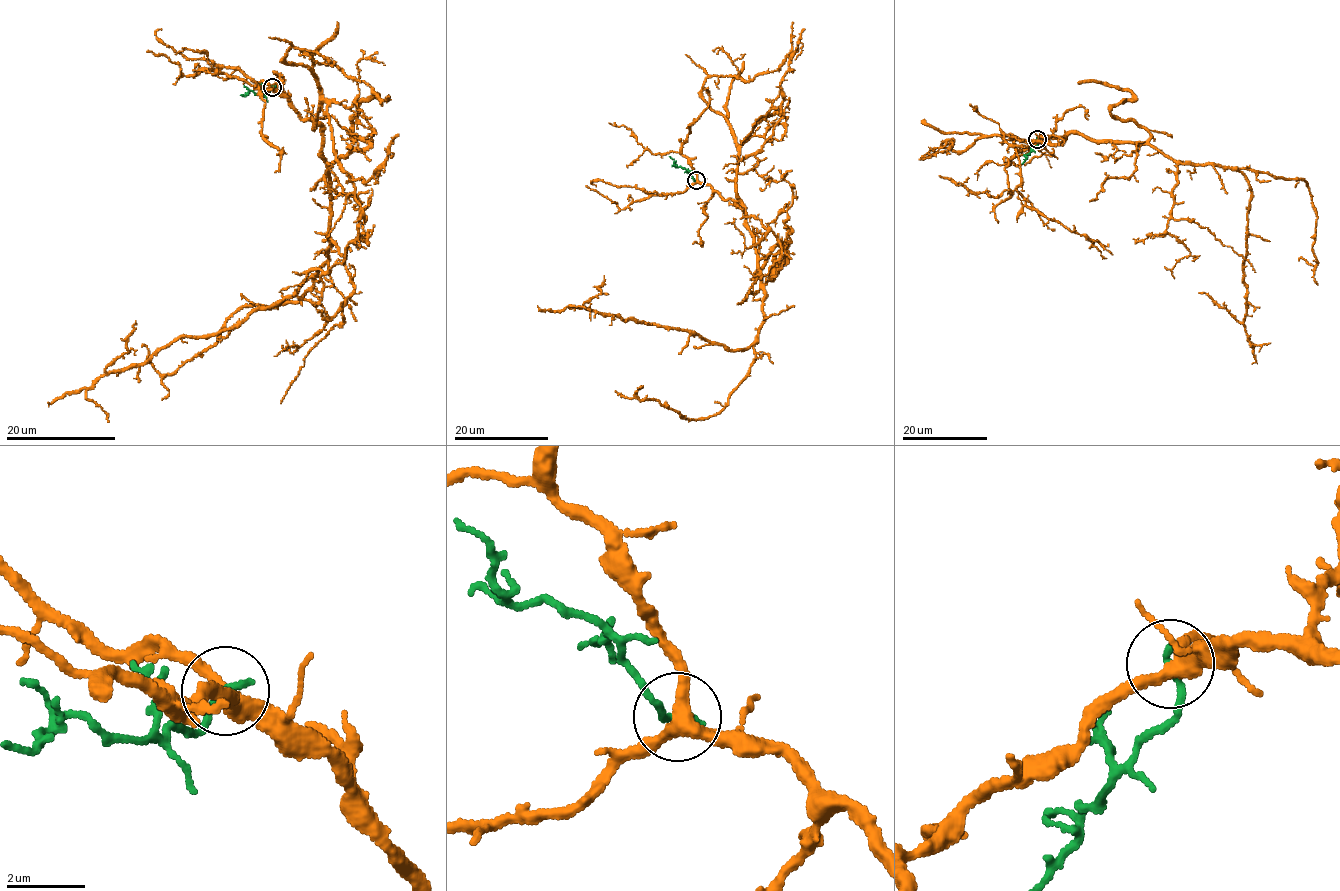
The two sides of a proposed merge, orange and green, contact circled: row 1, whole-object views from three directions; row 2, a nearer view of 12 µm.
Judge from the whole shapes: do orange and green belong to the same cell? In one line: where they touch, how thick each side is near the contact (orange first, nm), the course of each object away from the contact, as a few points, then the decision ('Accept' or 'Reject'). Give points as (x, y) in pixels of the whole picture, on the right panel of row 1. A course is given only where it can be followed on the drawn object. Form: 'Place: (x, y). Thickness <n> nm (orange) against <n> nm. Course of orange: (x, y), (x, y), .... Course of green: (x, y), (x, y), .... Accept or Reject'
Place: (1037, 139). Thickness 360 nm (orange) against 200 nm. Course of orange: (1037, 139), (1070, 132), (1153, 145), (1182, 162), (1242, 173), (1251, 192), (1245, 319), (1238, 322), (1198, 293). Course of green: (1037, 139), (1038, 143), (1020, 165). Reject

